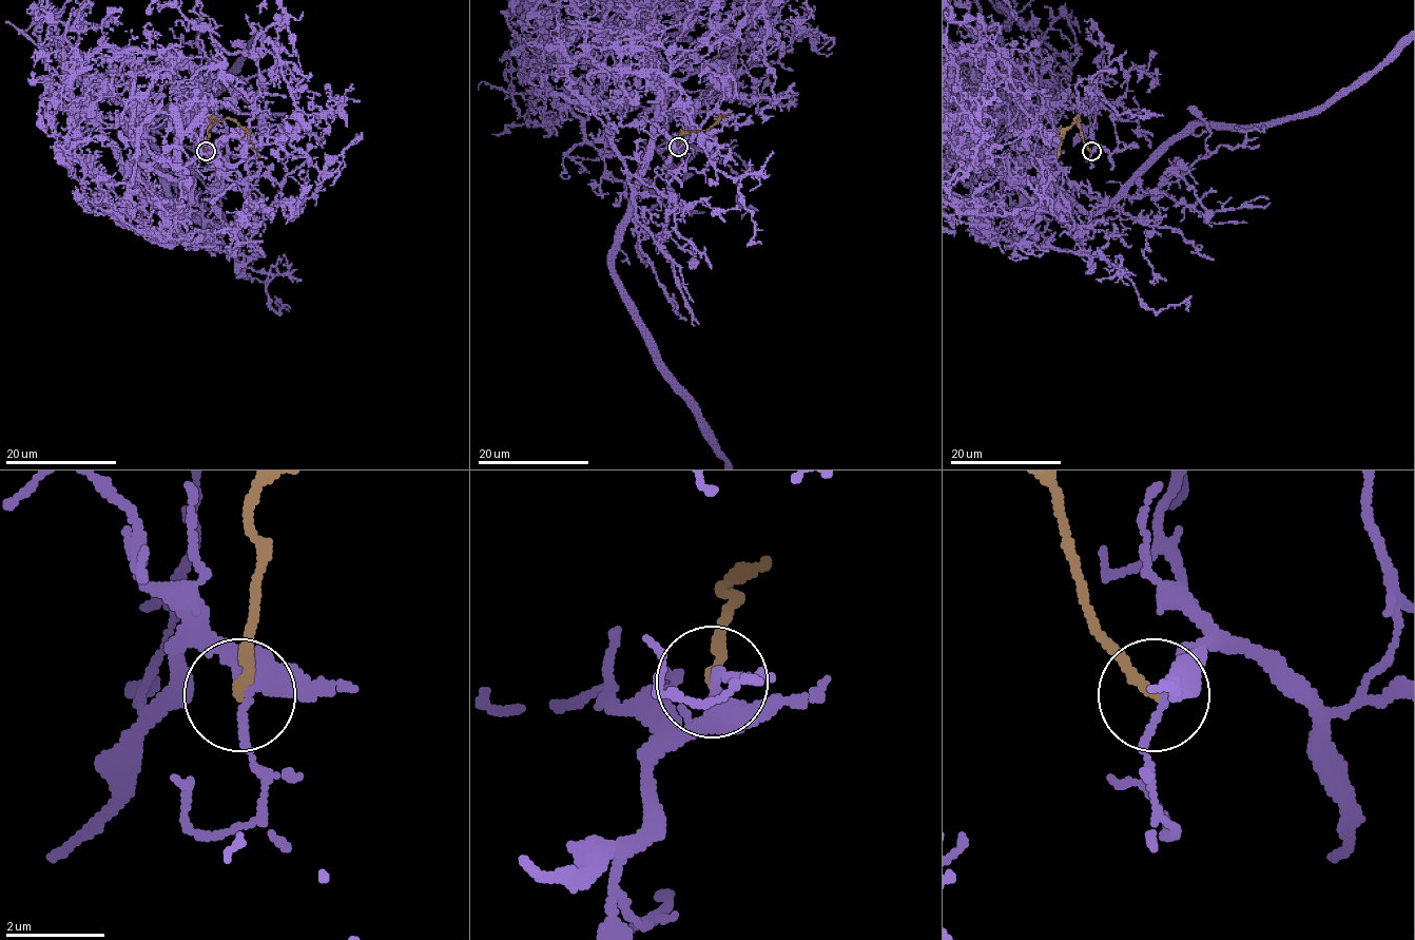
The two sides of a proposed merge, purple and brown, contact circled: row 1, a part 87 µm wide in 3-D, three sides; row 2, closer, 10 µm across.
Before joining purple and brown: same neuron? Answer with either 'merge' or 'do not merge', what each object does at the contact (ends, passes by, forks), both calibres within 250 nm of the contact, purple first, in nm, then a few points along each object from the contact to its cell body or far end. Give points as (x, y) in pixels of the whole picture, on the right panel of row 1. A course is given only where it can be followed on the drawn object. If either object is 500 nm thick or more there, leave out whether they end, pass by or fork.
do not merge; purple forks; brown ends; calibres 280 and 190 nm; course purple (1091, 150), (1091, 100), (955, 66), (961, 131), (1101, 212), (1360, 83); course brown (1091, 152), (1074, 118), (1061, 134), (1058, 157)

